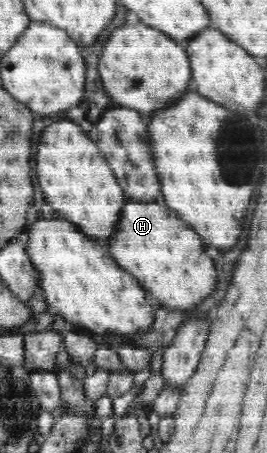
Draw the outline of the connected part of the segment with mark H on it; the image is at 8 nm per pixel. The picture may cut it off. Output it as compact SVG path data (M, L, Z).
M128 199L122 212L118 233L115 233L108 241L110 256L116 260L118 266L122 266L132 274L140 285L151 293L152 297L156 297L163 307L172 312L181 313L186 309L195 309L201 305L201 302L214 292L214 287L218 284L214 261L210 257L206 259L206 244L203 242L203 237L194 229L188 229L186 223L174 215L174 210L162 205L161 201L143 203Z

